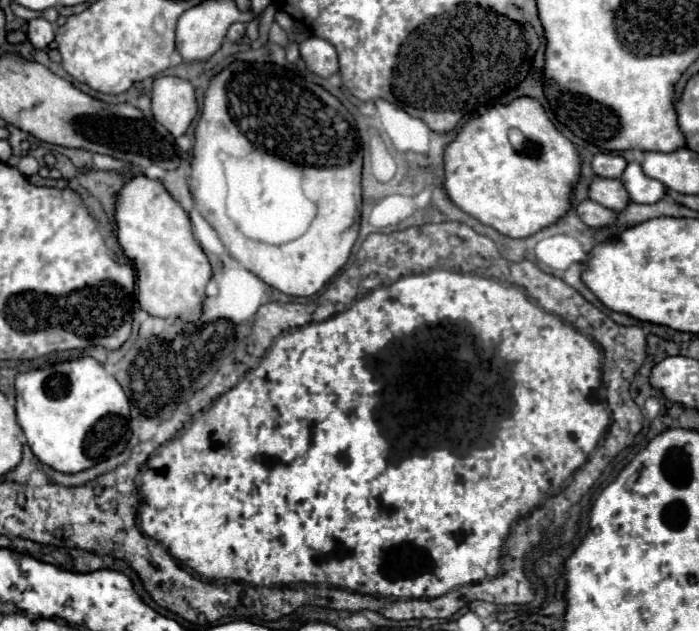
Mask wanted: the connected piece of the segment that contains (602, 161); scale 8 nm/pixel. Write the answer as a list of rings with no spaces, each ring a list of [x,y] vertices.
[[[597,153],[591,159],[591,169],[599,177],[609,177],[609,179],[619,179],[623,169],[627,167],[627,161],[619,153]]]

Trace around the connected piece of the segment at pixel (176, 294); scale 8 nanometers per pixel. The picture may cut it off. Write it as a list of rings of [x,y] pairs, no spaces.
[[[135,175],[123,183],[115,203],[117,239],[137,271],[137,302],[155,317],[177,317],[195,321],[201,315],[205,285],[211,279],[211,265],[191,233],[183,207],[169,195],[159,179]]]

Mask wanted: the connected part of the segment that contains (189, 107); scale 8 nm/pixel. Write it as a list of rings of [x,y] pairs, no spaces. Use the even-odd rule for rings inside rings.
[[[157,77],[151,89],[151,111],[173,137],[183,135],[197,115],[193,85],[181,77]]]

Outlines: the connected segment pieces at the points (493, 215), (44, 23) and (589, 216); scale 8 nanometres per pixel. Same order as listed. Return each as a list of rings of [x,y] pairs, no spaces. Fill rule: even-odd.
[[[517,97],[507,105],[495,105],[483,115],[471,117],[457,137],[445,147],[445,181],[443,189],[447,197],[465,213],[479,219],[483,225],[497,229],[507,237],[529,237],[539,229],[555,223],[569,209],[571,187],[579,179],[581,159],[575,145],[563,137],[555,125],[547,119],[541,103],[531,97]],[[515,127],[523,133],[525,143],[515,147],[509,139],[509,129]]]
[[[43,17],[31,19],[27,37],[29,37],[29,41],[33,43],[35,49],[45,49],[53,41],[53,37],[55,37],[55,27],[47,19],[43,19]]]
[[[591,199],[581,201],[581,203],[575,207],[575,211],[577,211],[579,219],[581,219],[585,225],[589,225],[589,227],[601,229],[601,227],[607,227],[607,225],[613,225],[613,223],[615,223],[615,213],[613,213],[611,209],[607,209],[607,207],[591,201]]]

